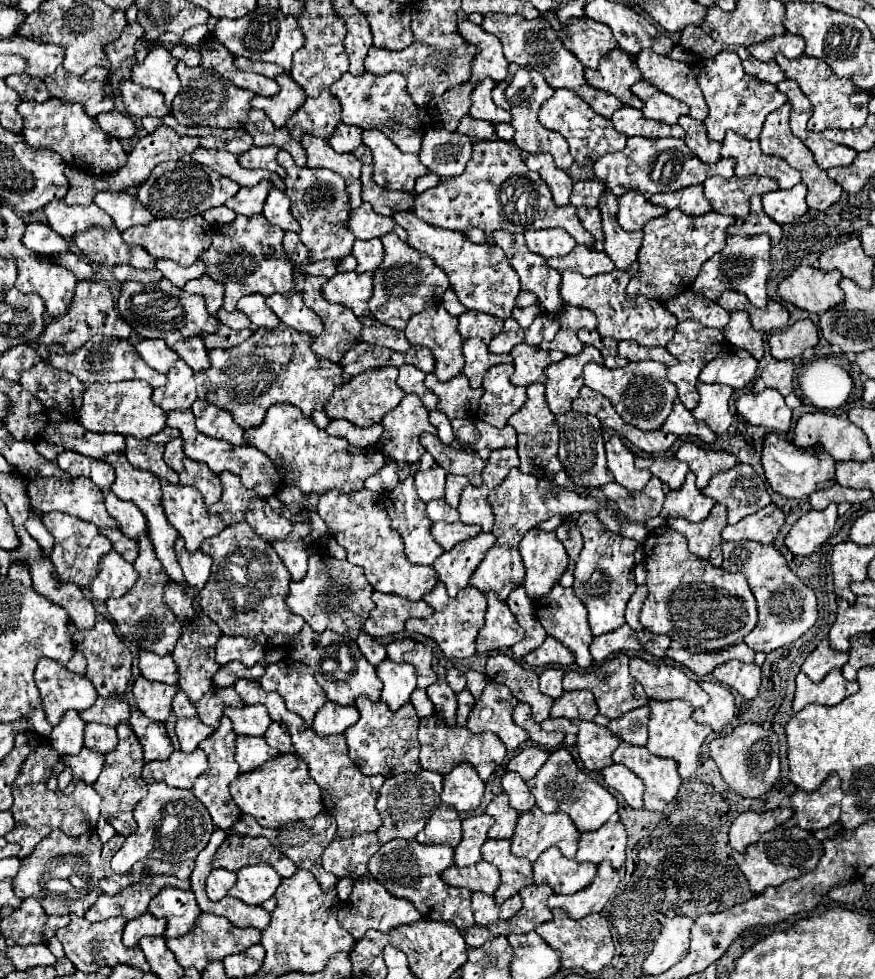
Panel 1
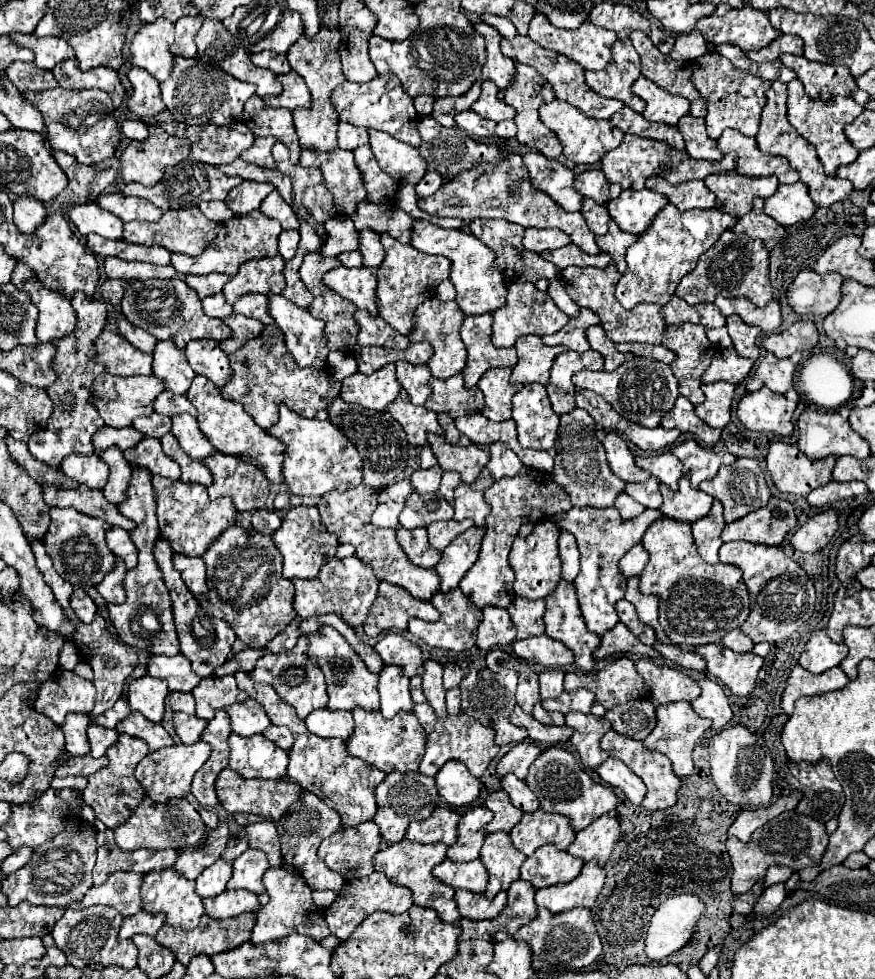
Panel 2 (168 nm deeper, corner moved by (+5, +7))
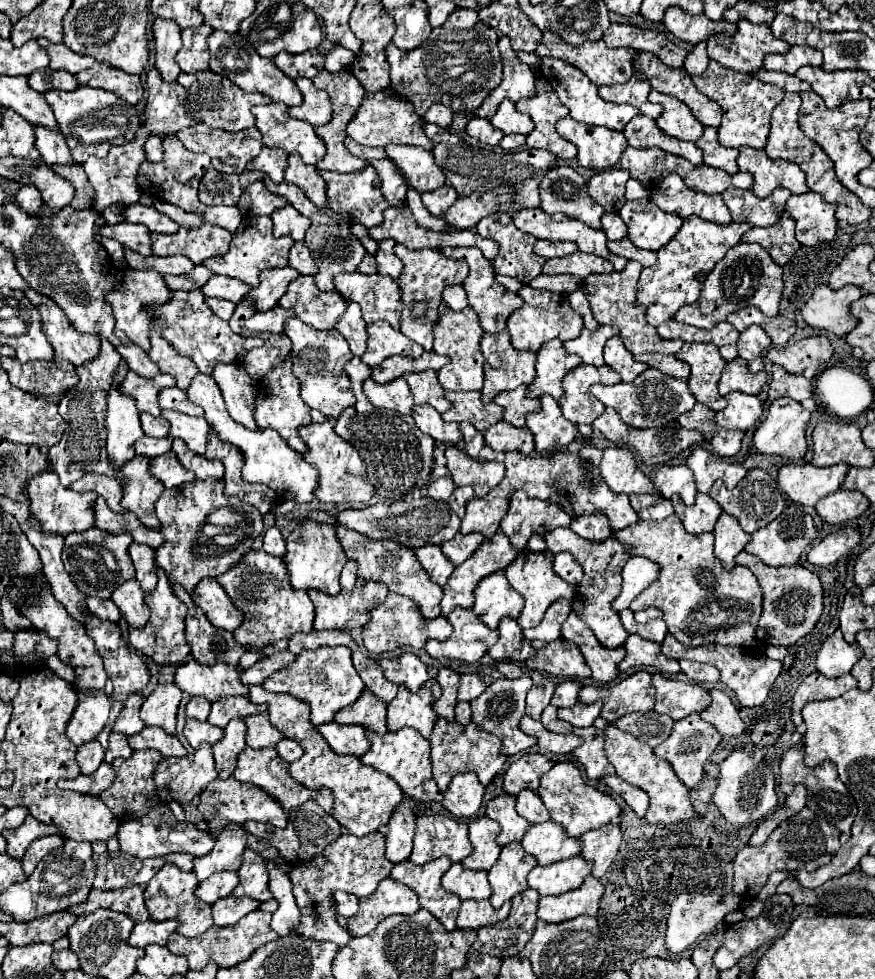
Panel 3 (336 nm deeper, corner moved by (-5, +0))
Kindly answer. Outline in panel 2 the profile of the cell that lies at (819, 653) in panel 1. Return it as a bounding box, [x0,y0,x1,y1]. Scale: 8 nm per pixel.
[800,629,848,673]

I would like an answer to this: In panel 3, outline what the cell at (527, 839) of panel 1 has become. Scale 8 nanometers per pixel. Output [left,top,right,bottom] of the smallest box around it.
[522,820,582,866]

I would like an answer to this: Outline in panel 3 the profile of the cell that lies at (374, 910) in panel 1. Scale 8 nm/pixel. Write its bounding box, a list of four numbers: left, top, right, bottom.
[348,878,418,936]

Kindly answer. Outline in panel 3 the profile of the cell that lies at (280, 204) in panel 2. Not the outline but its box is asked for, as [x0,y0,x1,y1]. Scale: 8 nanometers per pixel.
[272,206,310,240]

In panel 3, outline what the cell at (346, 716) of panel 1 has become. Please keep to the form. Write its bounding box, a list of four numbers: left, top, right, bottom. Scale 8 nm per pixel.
[318,722,370,758]

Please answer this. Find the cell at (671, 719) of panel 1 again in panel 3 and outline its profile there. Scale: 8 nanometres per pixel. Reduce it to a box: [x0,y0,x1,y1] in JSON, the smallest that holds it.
[654,714,722,788]

